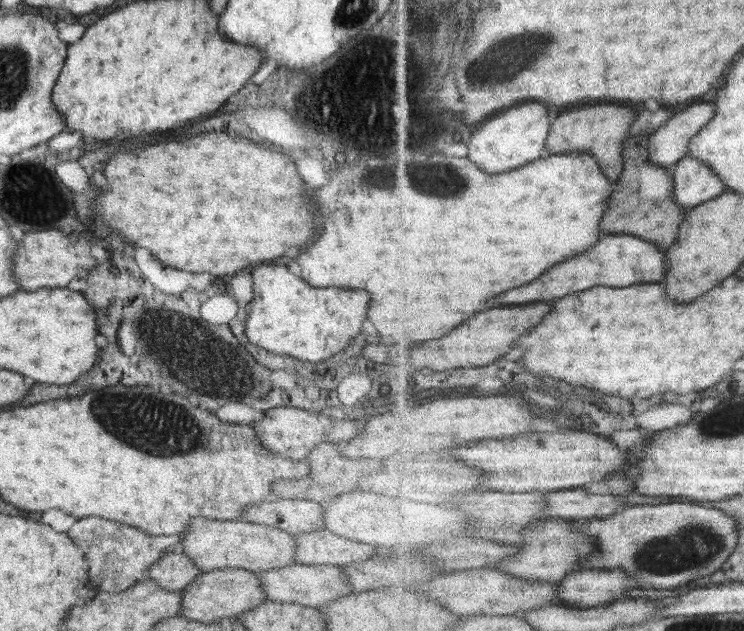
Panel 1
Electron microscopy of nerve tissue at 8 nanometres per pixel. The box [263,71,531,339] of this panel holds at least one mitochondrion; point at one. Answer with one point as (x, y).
(379, 175)

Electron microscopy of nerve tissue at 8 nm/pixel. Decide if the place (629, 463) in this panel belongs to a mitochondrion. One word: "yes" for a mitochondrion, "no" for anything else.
no

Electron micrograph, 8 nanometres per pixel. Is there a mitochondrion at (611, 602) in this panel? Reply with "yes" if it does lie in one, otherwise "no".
no

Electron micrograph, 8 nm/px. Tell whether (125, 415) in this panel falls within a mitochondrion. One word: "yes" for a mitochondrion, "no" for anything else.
yes

